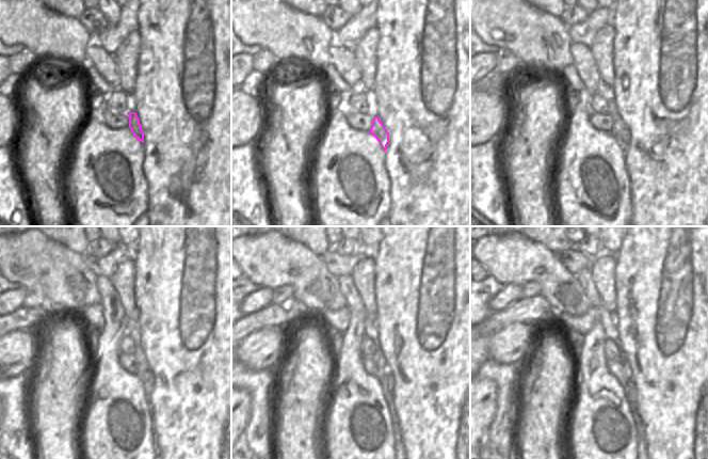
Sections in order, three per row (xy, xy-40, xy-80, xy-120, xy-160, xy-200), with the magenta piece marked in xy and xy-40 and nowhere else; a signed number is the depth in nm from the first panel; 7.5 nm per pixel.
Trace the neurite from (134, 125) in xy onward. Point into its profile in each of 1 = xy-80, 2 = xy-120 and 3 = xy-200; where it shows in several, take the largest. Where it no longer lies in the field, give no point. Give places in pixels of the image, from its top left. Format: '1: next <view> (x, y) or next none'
1: next xy-80 (620, 132)
2: next xy-120 (145, 375)
3: next xy-200 (629, 391)

